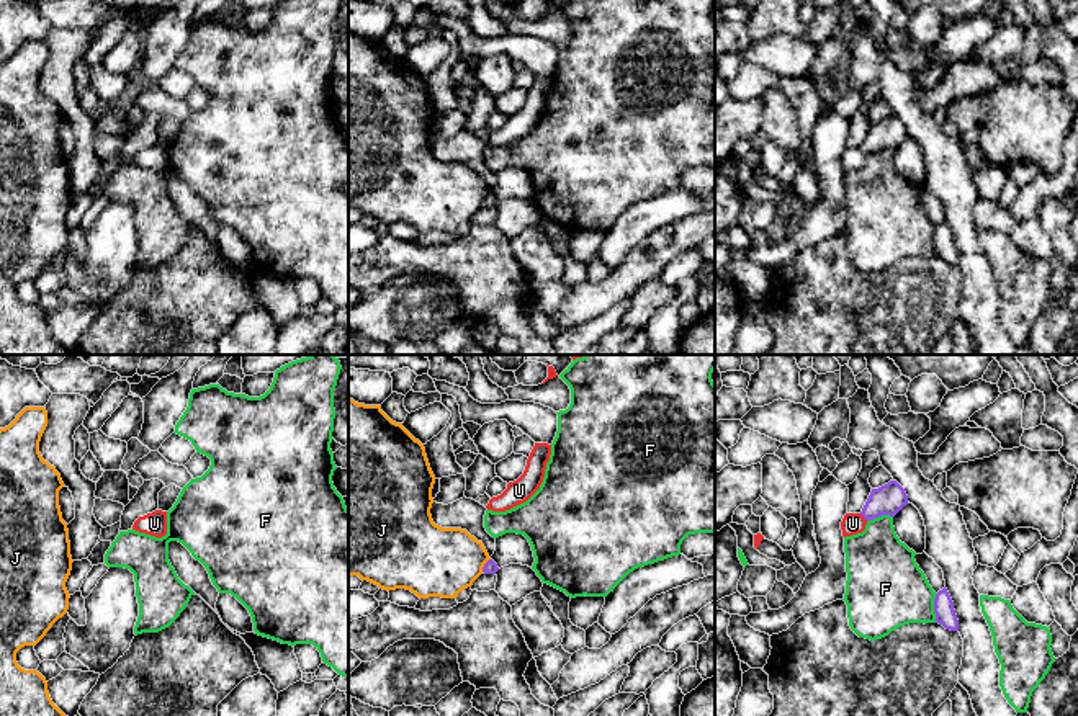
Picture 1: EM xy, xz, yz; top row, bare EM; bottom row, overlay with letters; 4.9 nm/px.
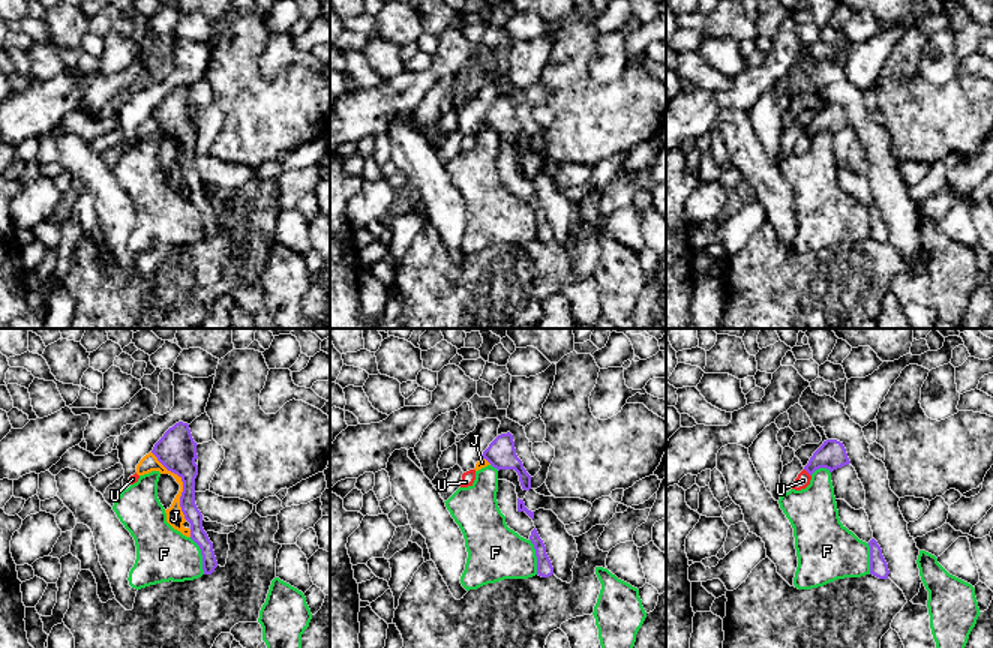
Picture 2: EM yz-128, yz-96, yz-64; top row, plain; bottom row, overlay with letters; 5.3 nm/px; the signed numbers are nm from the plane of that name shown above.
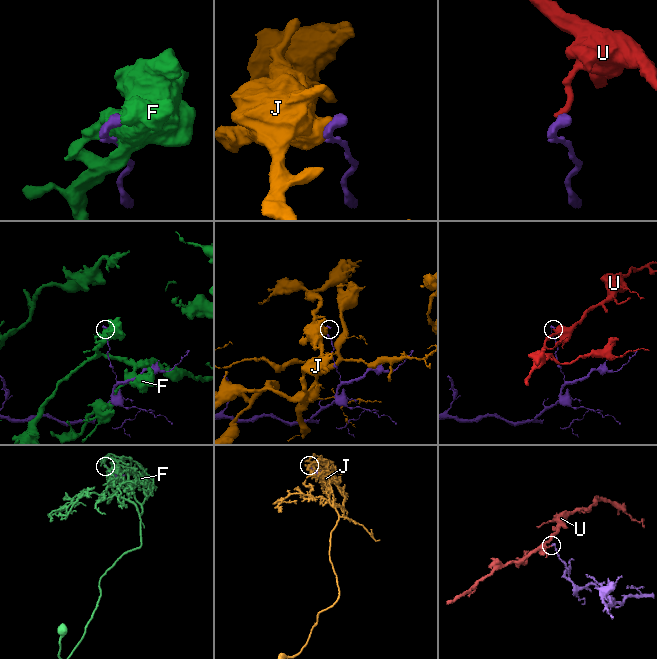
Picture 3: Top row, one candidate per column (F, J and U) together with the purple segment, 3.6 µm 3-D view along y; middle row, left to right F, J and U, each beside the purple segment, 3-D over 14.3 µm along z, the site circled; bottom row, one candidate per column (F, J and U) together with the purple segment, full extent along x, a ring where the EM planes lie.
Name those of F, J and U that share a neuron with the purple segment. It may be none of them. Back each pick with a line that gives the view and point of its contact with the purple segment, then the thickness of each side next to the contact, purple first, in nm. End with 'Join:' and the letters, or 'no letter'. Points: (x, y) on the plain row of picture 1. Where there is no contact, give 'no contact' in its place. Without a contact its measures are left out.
Join: no letter

